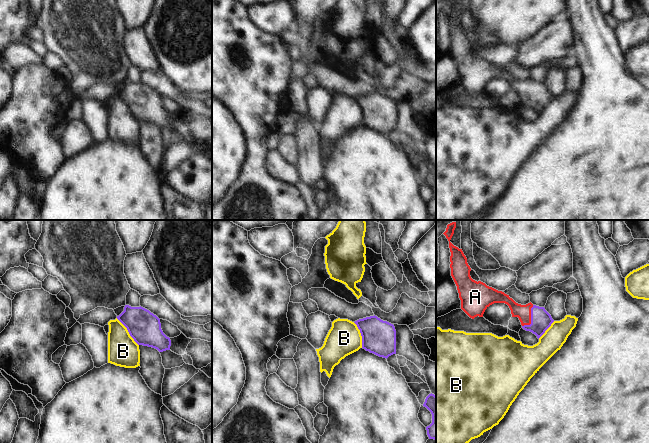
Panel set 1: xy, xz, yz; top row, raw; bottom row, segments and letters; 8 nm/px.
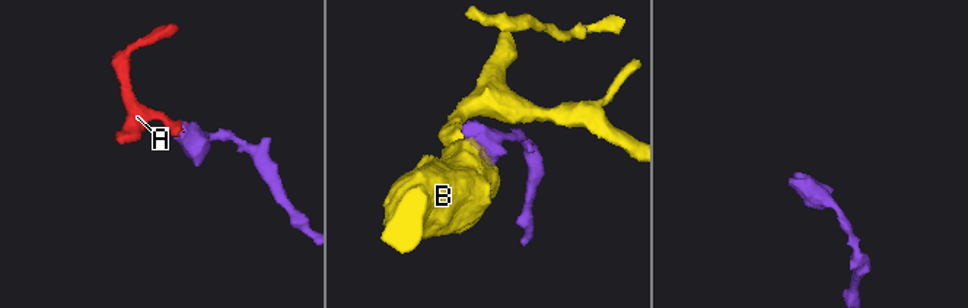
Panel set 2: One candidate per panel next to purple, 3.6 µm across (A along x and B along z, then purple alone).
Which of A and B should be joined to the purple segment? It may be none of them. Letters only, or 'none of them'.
A

